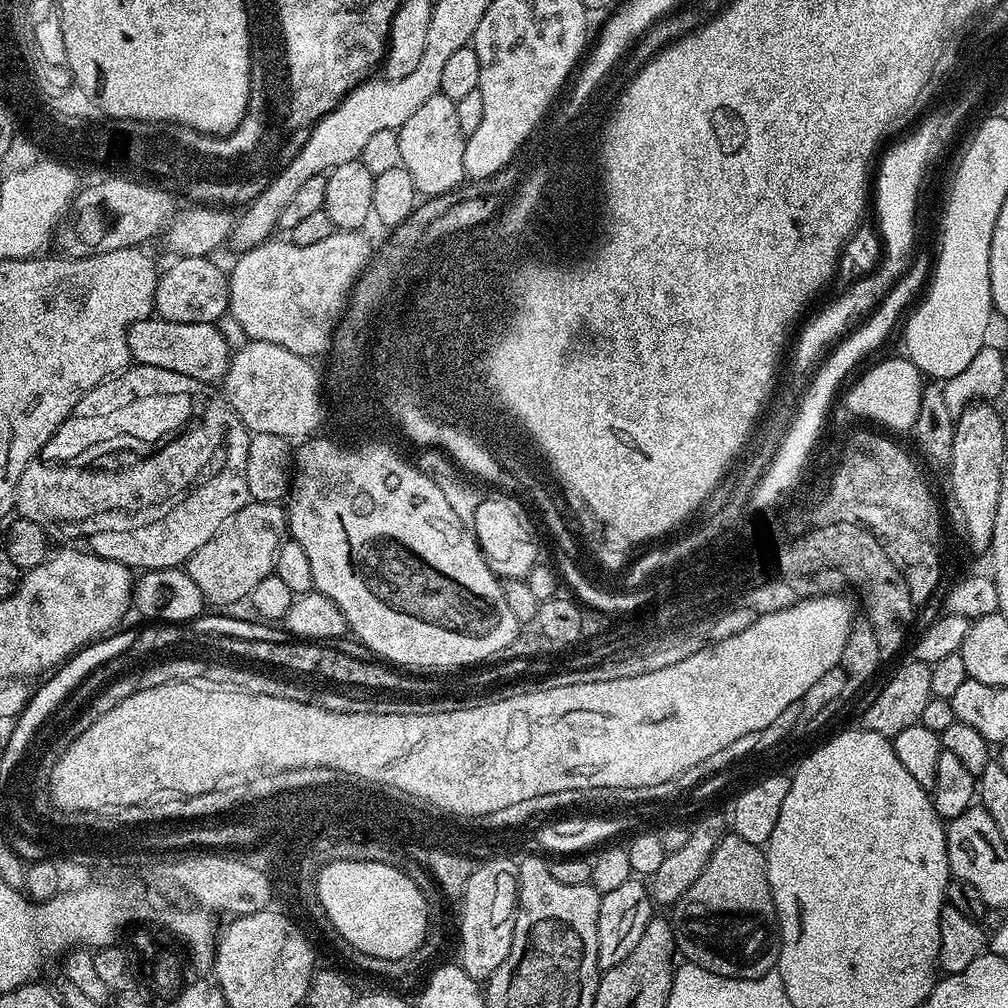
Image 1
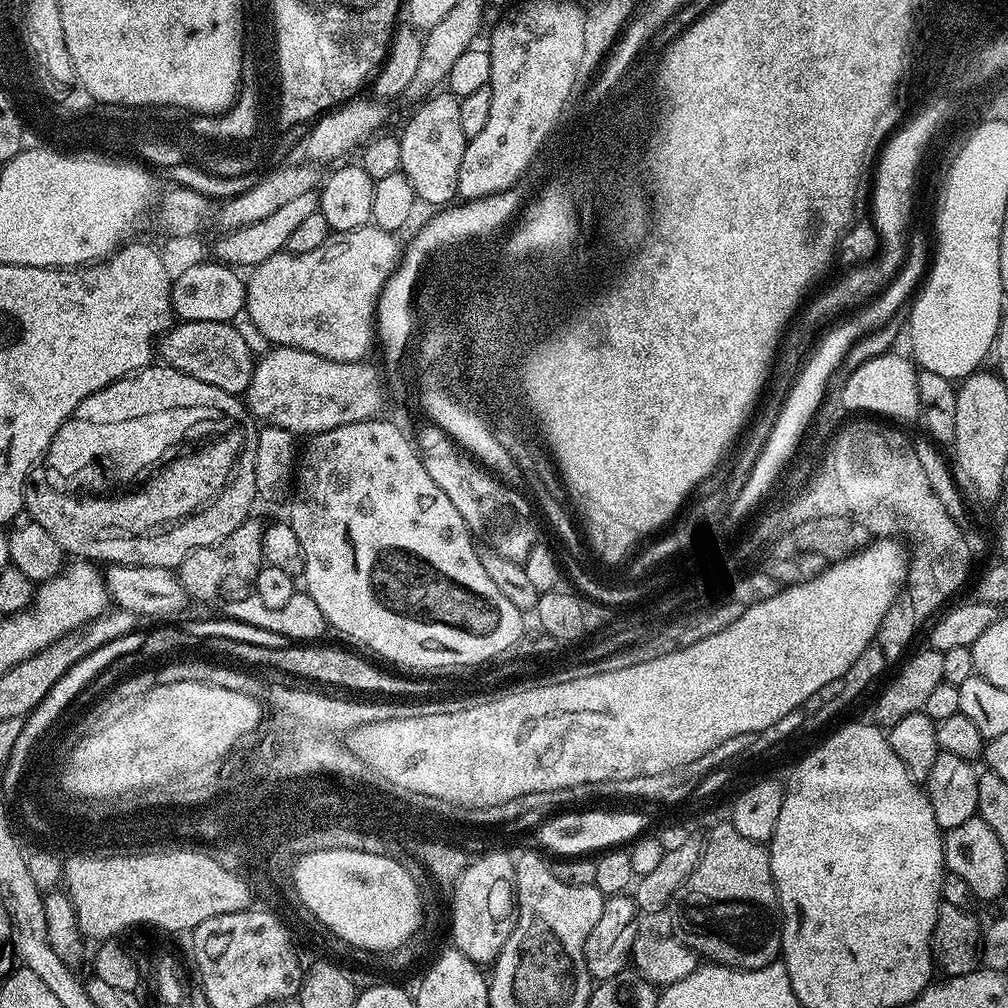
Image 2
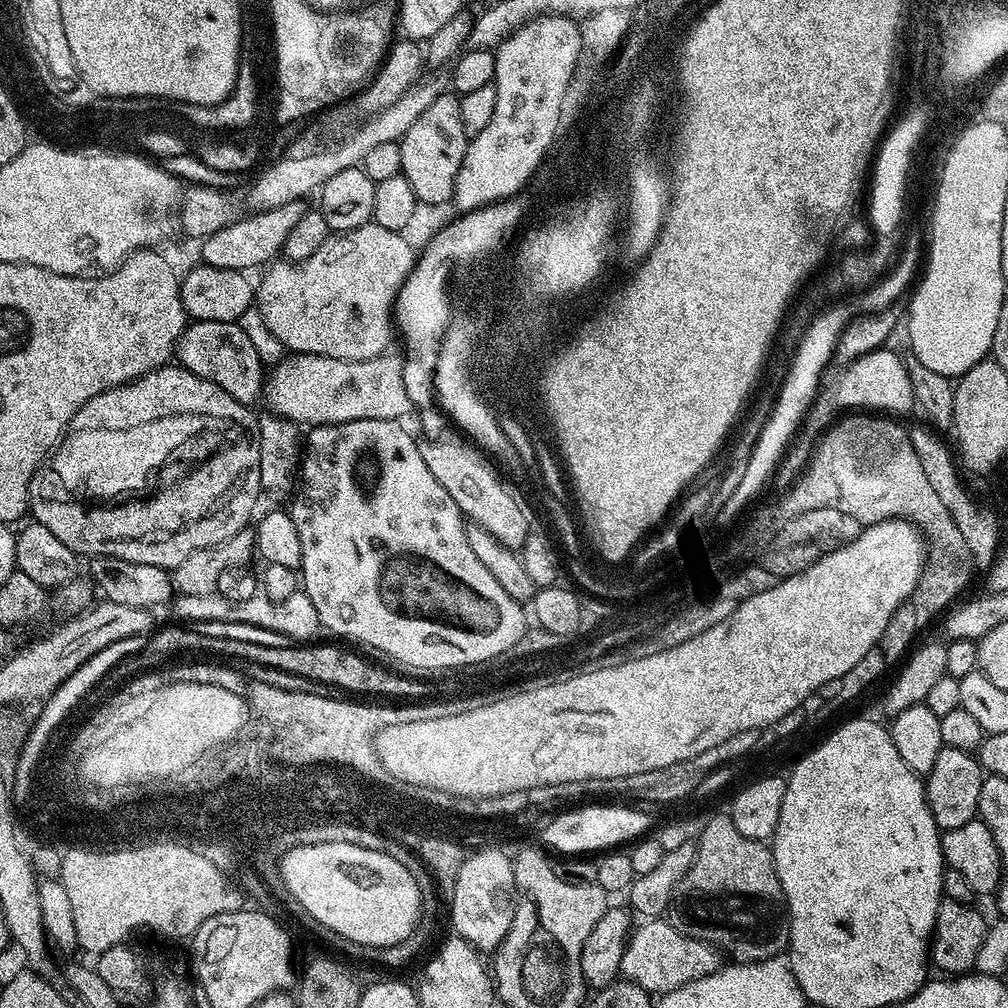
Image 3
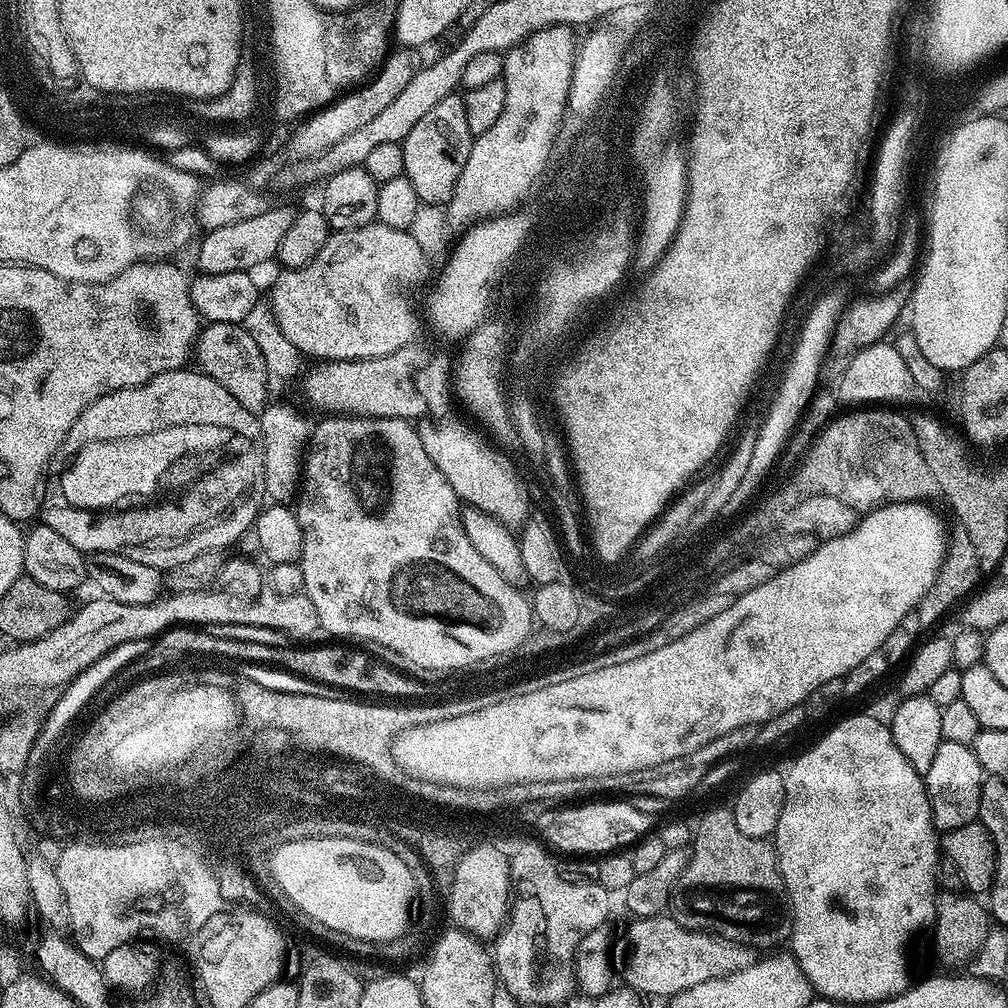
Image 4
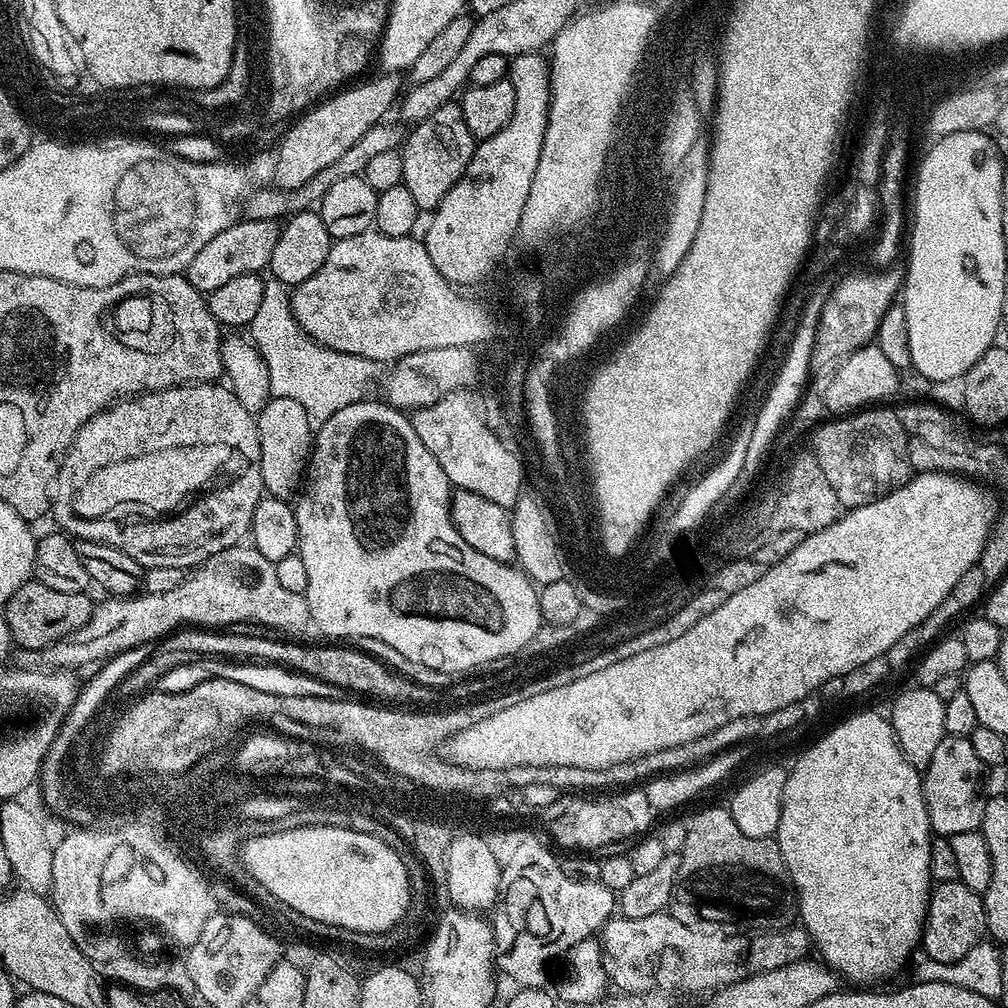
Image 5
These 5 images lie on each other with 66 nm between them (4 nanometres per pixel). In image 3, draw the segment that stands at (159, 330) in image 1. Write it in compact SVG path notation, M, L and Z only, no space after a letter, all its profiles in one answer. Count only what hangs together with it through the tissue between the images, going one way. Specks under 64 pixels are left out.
M199 320L191 323L180 336L176 358L181 367L200 378L213 381L222 390L226 390L230 397L244 405L255 405L259 396L261 399L264 363L237 321Z

